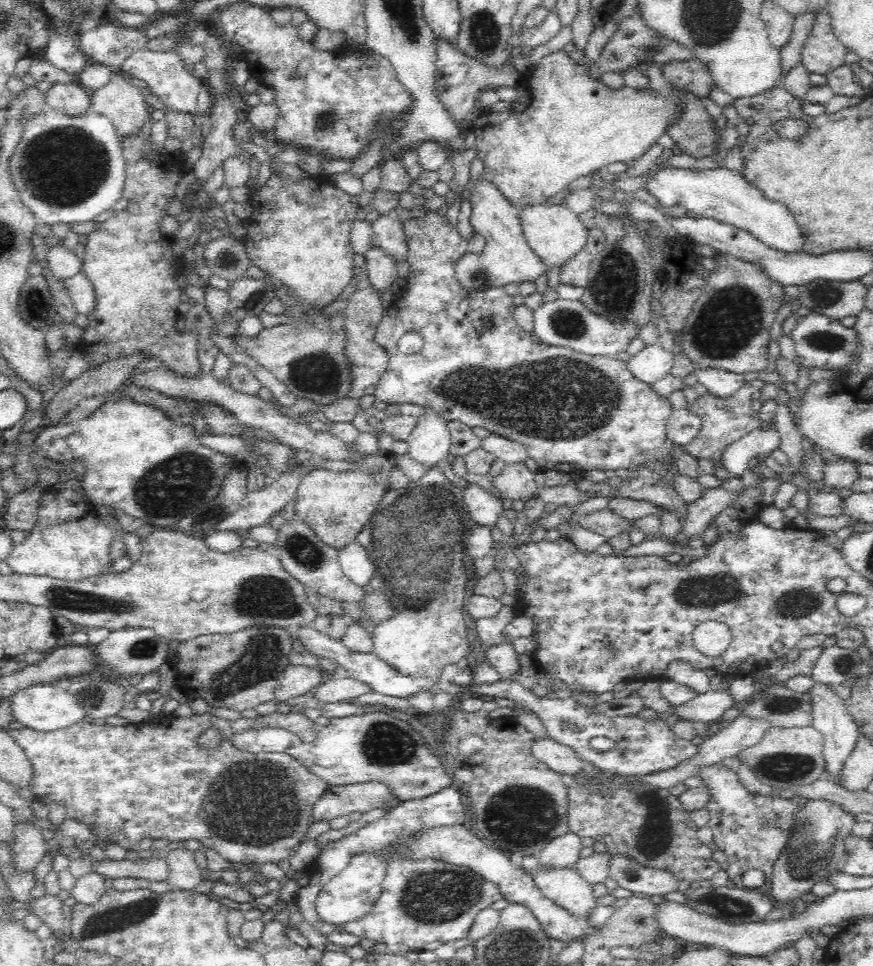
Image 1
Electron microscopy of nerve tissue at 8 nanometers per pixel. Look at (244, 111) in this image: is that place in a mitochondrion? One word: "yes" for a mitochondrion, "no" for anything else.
no

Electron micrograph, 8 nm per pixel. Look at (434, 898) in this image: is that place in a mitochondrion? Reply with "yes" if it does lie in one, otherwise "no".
yes

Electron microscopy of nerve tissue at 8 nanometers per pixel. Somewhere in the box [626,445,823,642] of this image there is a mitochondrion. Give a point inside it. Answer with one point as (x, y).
(708, 590)

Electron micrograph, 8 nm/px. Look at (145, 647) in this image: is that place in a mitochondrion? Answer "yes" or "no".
yes

